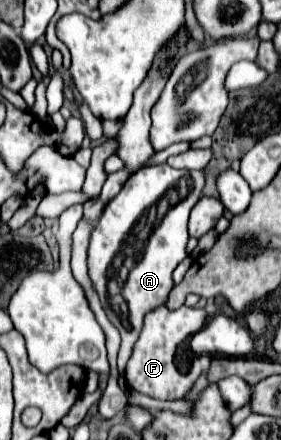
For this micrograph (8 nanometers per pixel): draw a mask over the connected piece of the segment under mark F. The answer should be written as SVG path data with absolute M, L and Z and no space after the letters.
M158 307L156 311L150 311L144 317L144 329L140 333L140 339L134 345L132 357L126 365L126 381L140 393L146 393L154 399L162 401L172 401L184 397L198 375L208 371L210 357L196 357L190 363L188 371L178 371L176 367L176 349L180 343L188 341L196 331L200 331L206 323L206 313L204 309L190 309L190 307L180 307L178 311L168 311L166 307Z

